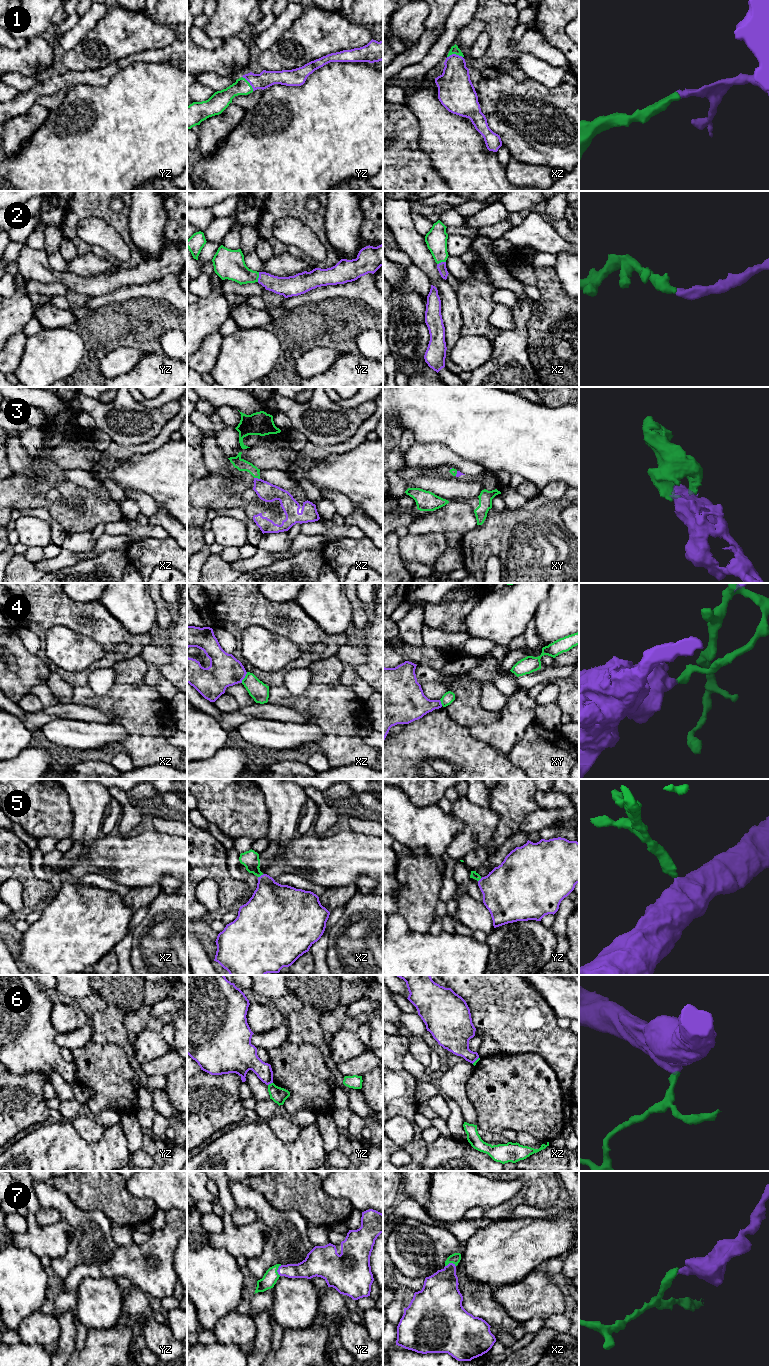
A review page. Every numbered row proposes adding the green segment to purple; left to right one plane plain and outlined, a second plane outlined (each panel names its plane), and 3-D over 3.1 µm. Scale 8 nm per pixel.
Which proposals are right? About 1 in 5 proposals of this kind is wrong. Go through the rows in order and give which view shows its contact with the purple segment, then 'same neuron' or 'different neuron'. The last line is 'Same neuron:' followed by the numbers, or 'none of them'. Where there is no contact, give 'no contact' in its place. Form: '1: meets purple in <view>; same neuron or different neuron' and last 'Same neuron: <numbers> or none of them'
1: meets purple in xz; same neuron
2: meets purple in yz; same neuron
3: meets purple in xz; same neuron
4: meets purple in xz; different neuron
5: meets purple in xz; same neuron
6: meets purple in yz; different neuron
7: meets purple in yz; same neuron
Same neuron: 1, 2, 3, 5, 7

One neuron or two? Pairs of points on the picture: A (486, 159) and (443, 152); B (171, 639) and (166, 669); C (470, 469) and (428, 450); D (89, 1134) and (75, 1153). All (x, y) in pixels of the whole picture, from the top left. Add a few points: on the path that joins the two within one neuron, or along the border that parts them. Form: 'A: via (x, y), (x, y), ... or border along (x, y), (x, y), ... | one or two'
A: via (475, 159), (463, 159), (454, 152) | one
B: via (174, 646), (173, 662) | one
C: via (460, 464), (449, 457), (438, 454) | one
D: border along (70, 1121), (89, 1142), (96, 1142), (106, 1130) | two

